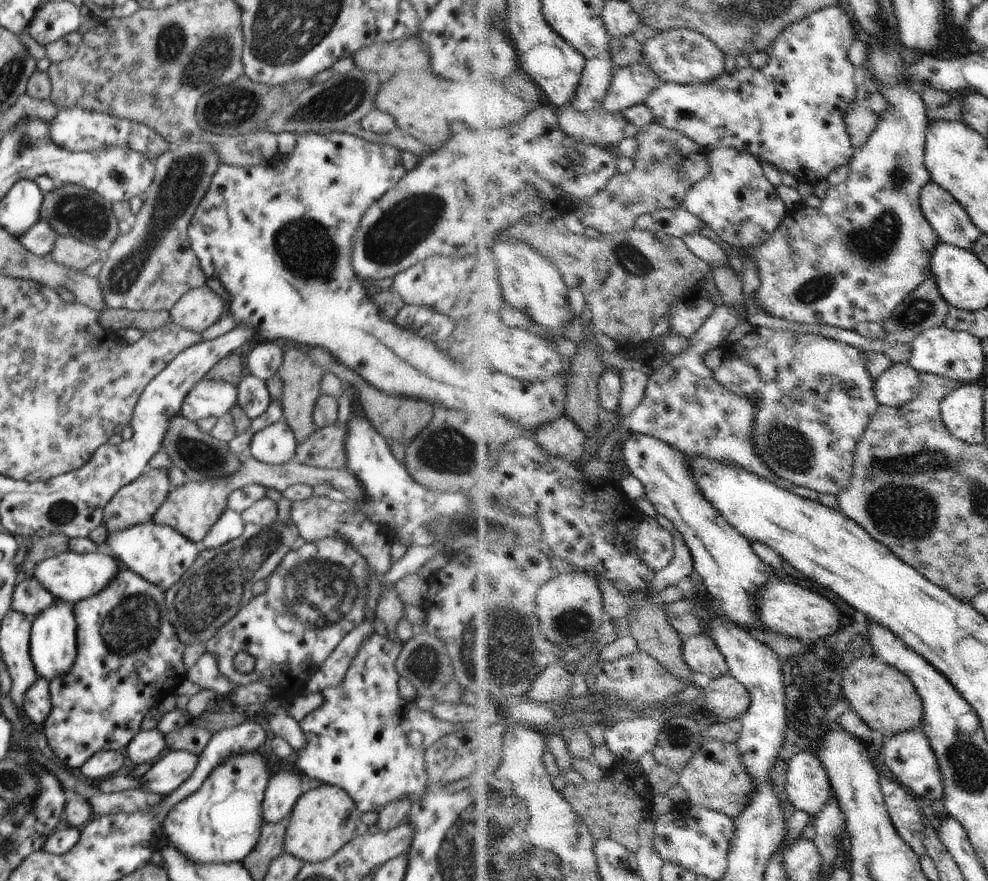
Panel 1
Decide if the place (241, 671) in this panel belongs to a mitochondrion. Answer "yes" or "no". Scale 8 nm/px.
no

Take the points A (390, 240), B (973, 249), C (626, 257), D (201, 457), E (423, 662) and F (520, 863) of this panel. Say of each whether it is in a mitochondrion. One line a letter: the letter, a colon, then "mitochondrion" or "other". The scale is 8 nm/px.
A: mitochondrion
B: other
C: mitochondrion
D: mitochondrion
E: mitochondrion
F: mitochondrion

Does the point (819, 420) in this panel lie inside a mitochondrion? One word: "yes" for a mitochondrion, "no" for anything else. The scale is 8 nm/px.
yes

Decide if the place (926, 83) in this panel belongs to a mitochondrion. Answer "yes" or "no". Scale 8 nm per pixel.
no

